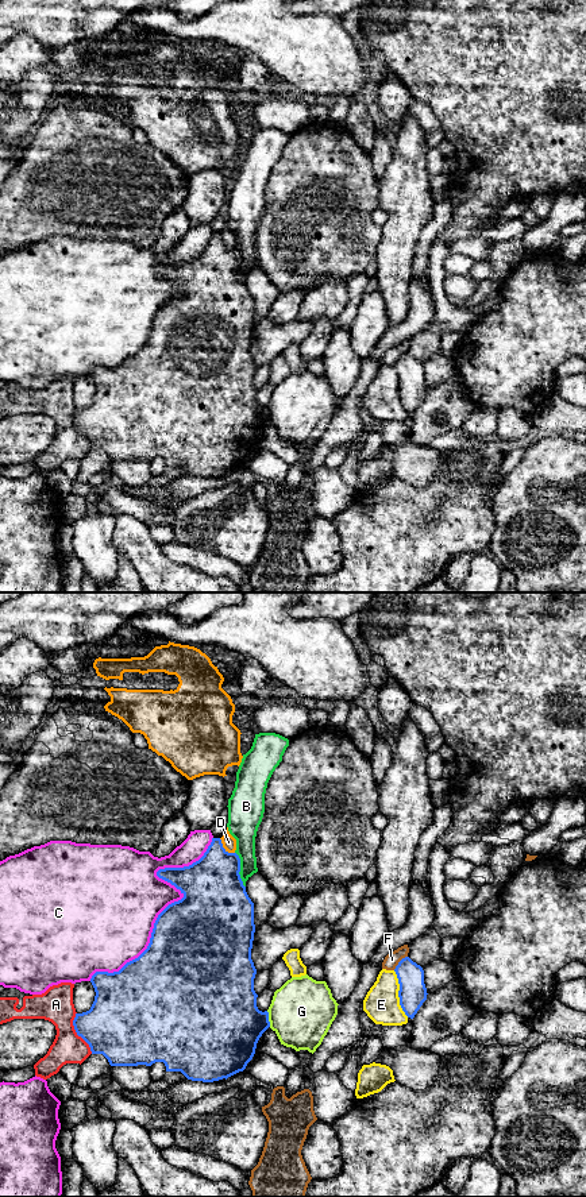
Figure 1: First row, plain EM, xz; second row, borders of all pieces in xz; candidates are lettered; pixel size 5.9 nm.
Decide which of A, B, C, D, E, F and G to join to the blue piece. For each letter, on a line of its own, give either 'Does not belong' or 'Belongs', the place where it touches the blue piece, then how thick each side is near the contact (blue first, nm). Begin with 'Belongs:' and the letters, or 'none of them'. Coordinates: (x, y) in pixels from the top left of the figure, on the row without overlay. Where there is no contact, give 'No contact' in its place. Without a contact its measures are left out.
Belongs: none of them
A: Does not belong. Touches blue at xz (76, 427). Thickness 380 nm (blue) against 200 nm
B: Does not belong. Touches blue at xz (239, 265). Thickness 400 nm (blue) against 170 nm
C: Does not belong. Touches blue at xz (172, 298). Thickness 500 nm (blue) against 400 nm
D: Does not belong. Touches blue at xz (223, 243). Thickness 360 nm (blue) against 80 nm
E: Does not belong. Touches blue at xz (398, 389). Thickness 170 nm (blue) against 200 nm
F: Does not belong. Touches blue at xz (398, 358). Thickness 170 nm (blue) against 90 nm
G: Does not belong. Touches blue at xz (268, 414). Thickness 420 nm (blue) against 380 nm

